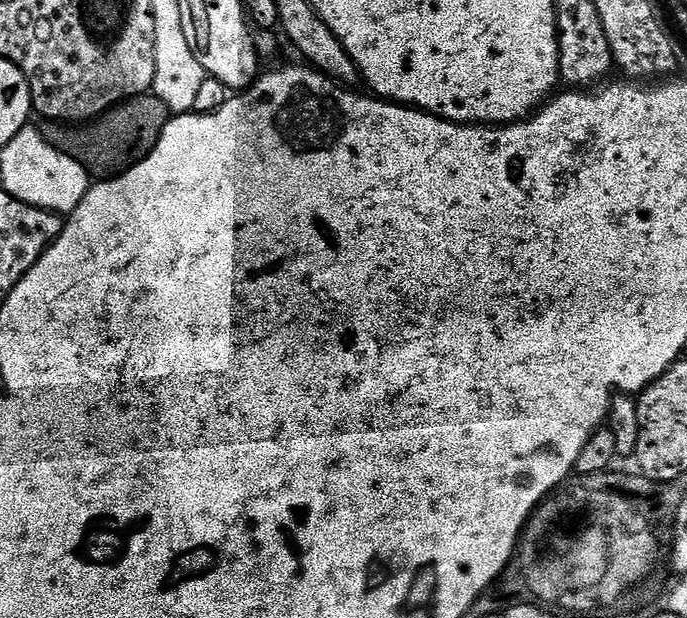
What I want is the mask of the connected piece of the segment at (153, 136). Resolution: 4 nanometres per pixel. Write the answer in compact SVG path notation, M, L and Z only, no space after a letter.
M145 94L129 96L90 120L76 122L71 126L64 122L44 122L39 125L39 129L50 146L77 160L87 170L89 177L111 178L127 172L152 153L169 119L166 102L154 94Z

